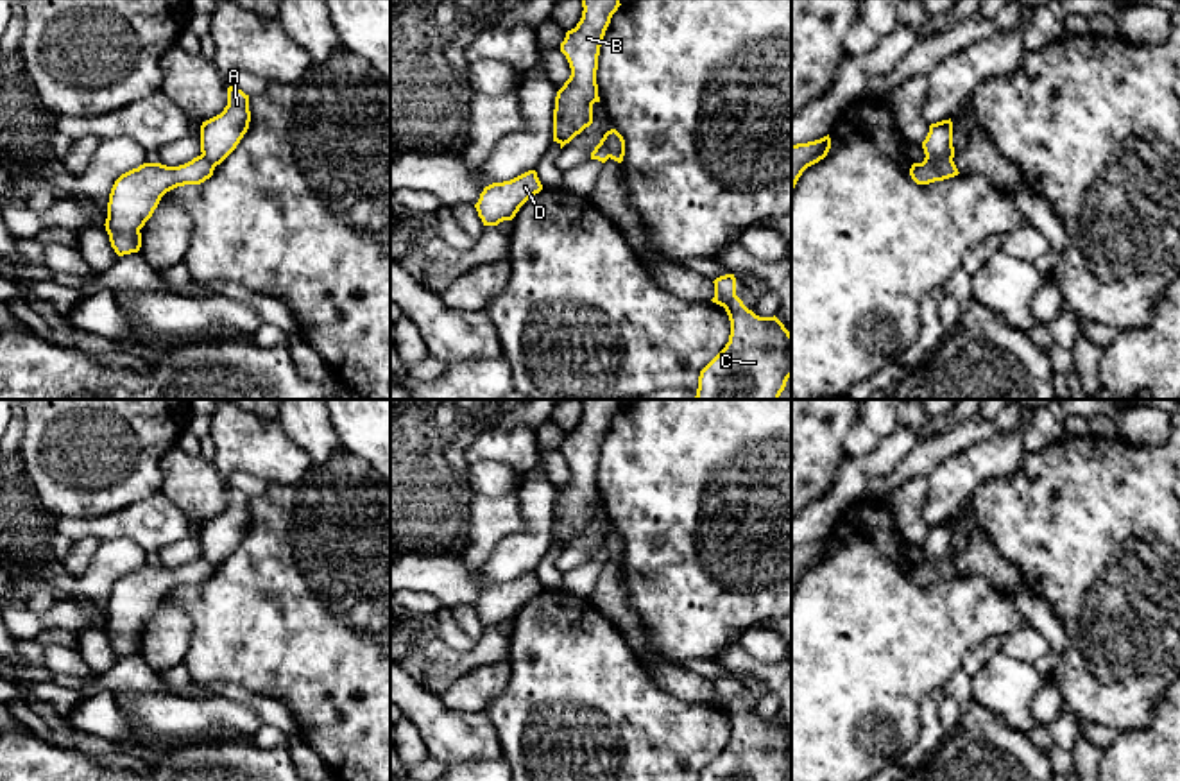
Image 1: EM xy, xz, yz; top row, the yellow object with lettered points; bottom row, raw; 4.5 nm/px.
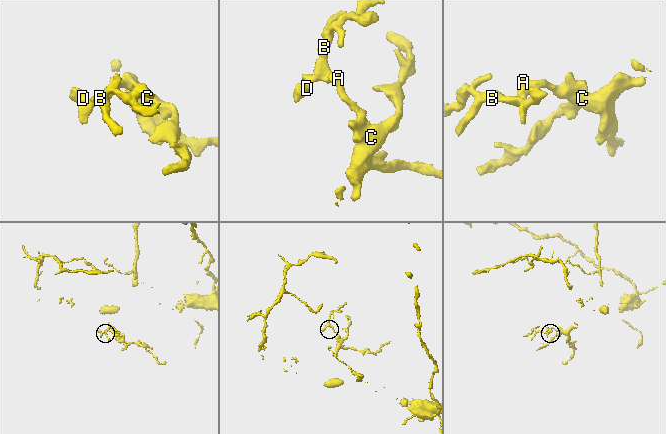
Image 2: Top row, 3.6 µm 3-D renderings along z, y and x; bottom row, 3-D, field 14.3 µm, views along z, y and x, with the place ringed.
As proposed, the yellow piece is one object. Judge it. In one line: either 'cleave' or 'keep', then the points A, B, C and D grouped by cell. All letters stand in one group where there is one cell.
cleave | A C / B D

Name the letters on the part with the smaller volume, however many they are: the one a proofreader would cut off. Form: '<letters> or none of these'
B, D

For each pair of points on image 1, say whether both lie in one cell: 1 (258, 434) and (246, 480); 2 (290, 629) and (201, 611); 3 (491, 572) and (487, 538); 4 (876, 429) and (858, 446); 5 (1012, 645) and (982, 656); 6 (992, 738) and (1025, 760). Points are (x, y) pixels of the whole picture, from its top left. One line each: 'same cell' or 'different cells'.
1: different cells
2: same cell
3: different cells
4: same cell
5: different cells
6: same cell

